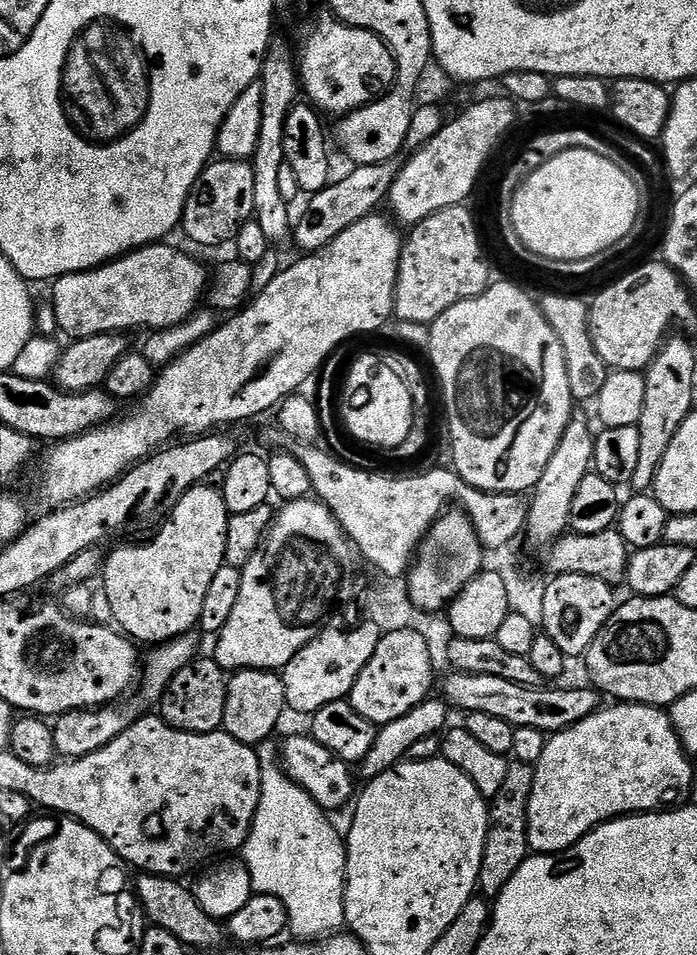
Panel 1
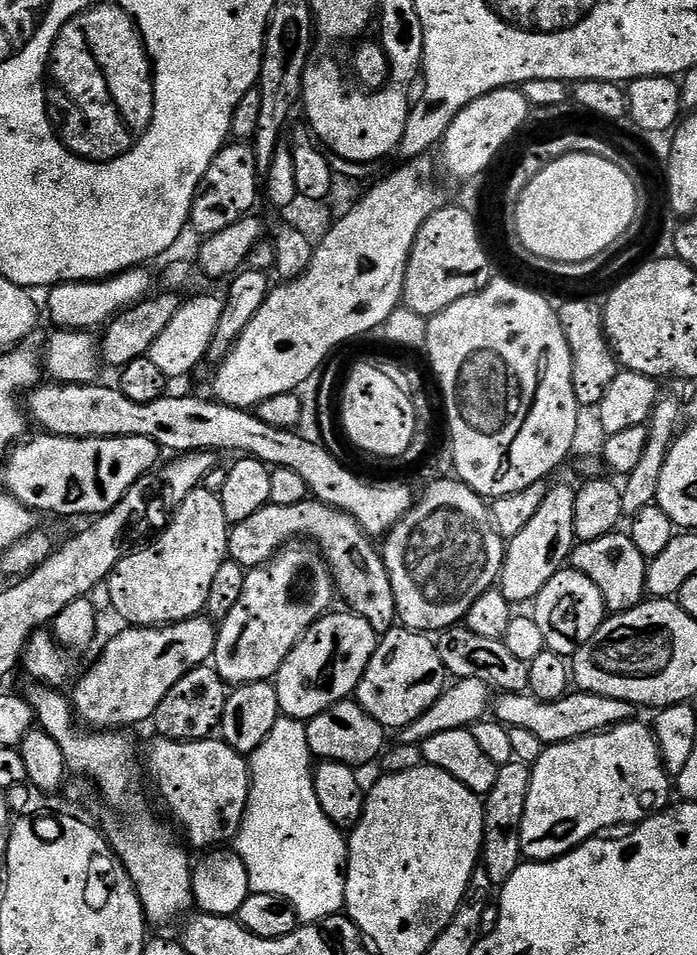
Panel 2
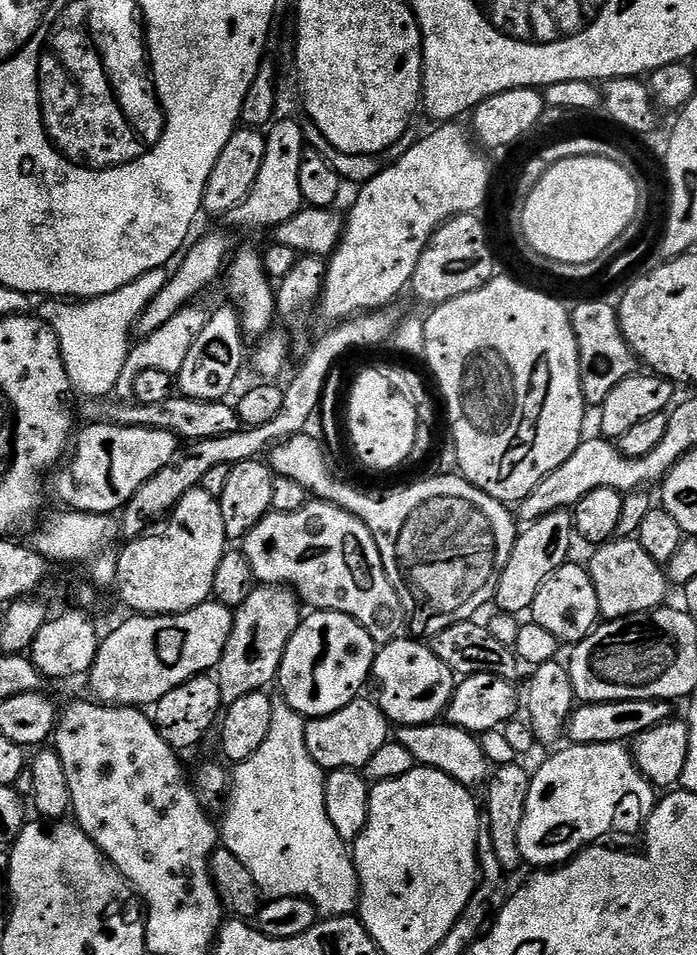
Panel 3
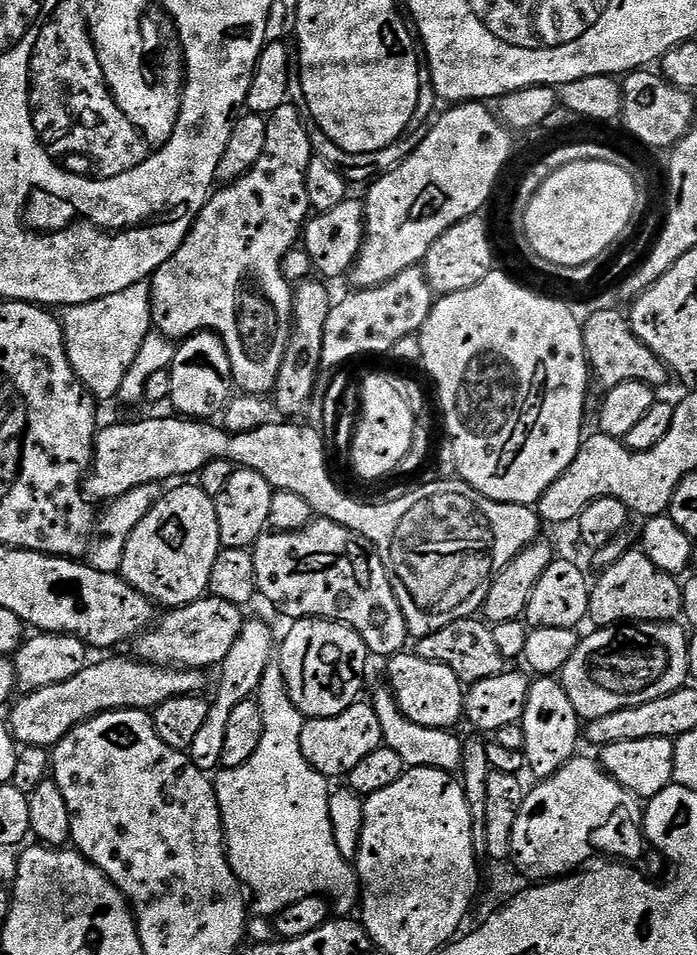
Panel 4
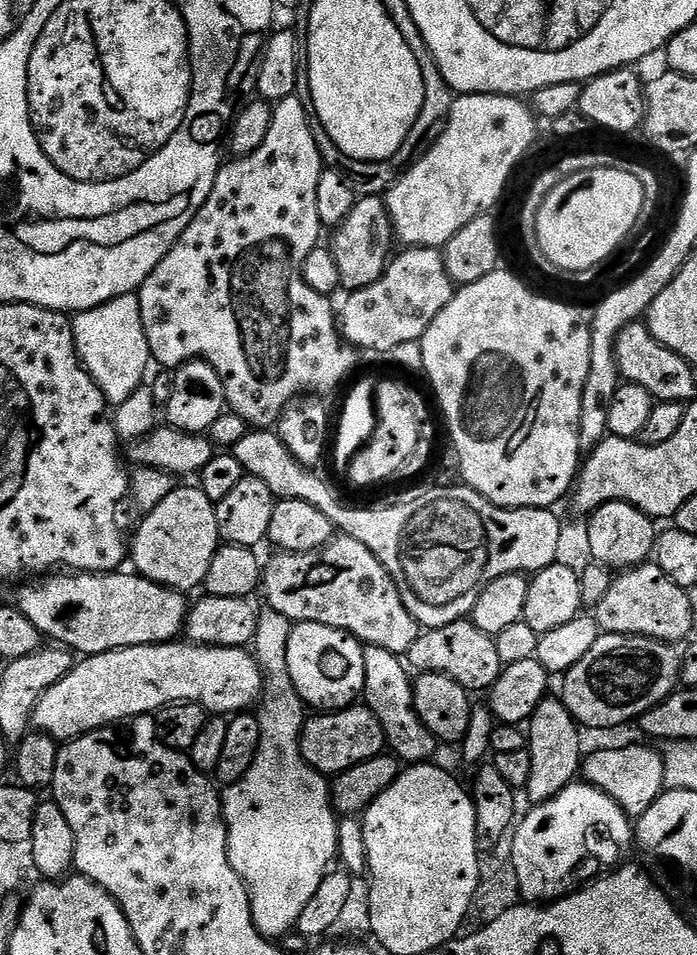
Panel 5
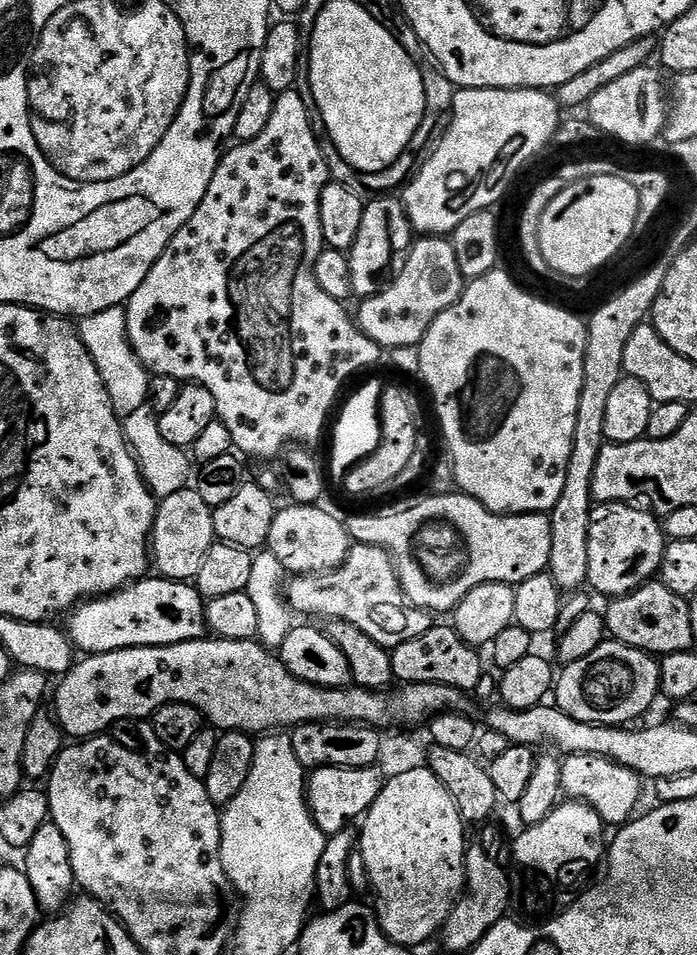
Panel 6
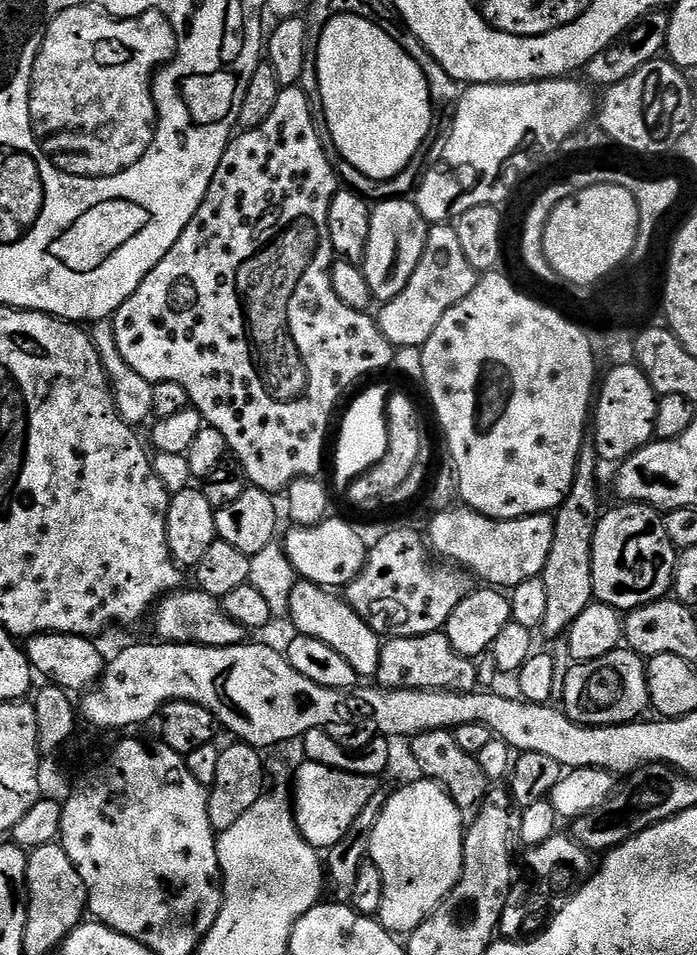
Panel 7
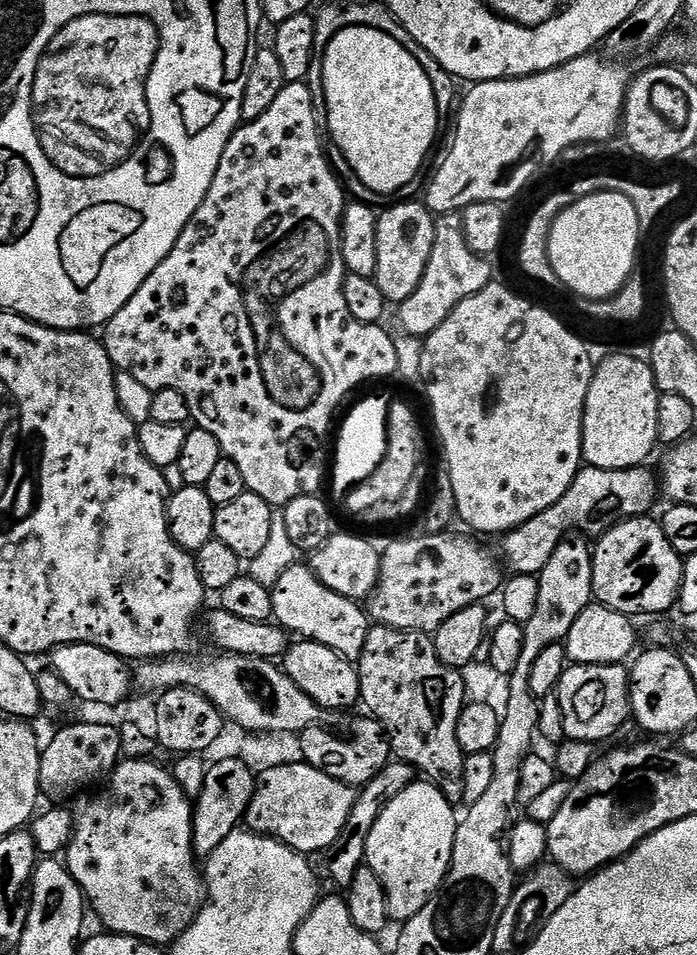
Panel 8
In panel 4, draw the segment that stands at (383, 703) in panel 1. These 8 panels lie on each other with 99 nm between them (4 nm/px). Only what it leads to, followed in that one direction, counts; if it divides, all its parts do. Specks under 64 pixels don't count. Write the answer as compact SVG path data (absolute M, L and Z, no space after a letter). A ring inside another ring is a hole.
M405 650L396 653L387 661L387 687L396 697L398 706L410 722L418 722L418 726L427 728L455 729L456 723L461 723L464 714L465 685L450 670L450 666L442 666L438 662L430 662L417 656L415 651Z

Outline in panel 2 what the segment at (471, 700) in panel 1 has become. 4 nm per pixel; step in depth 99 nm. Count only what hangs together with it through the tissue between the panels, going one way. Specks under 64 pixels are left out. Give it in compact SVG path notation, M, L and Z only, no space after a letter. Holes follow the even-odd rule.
M569 691L560 700L539 700L537 696L523 692L505 692L494 700L494 716L508 728L525 728L544 745L561 744L591 736L597 732L607 732L617 724L627 724L638 712L637 705L619 700L595 696L593 692Z

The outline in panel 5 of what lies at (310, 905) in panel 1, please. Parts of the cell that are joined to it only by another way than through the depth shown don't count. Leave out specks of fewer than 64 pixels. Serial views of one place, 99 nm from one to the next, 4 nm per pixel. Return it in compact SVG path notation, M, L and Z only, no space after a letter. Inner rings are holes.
M264 606L259 609L256 633L250 648L264 675L264 690L258 701L260 741L250 770L246 770L241 780L227 785L222 792L224 823L228 825L230 866L234 866L248 887L248 896L252 900L252 925L265 938L281 938L297 927L302 910L306 910L306 902L314 898L314 890L322 886L324 877L337 859L338 816L332 807L329 781L304 761L300 749L300 732L304 729L306 705L292 685L290 666L286 666L286 646L290 642L293 627L293 621L278 614L273 608Z

